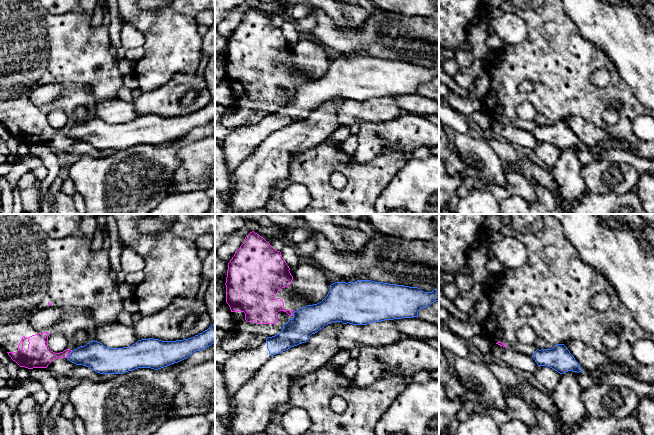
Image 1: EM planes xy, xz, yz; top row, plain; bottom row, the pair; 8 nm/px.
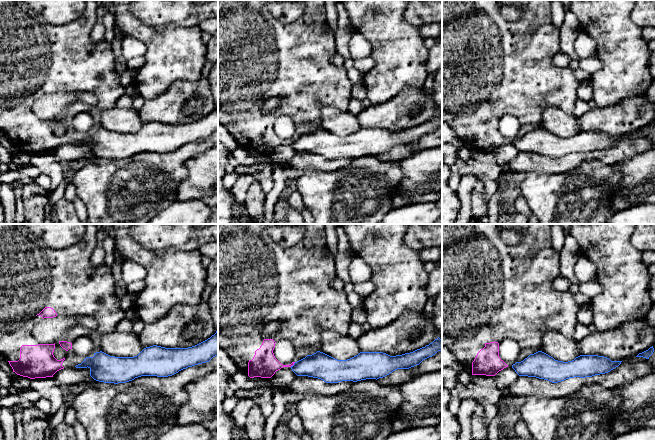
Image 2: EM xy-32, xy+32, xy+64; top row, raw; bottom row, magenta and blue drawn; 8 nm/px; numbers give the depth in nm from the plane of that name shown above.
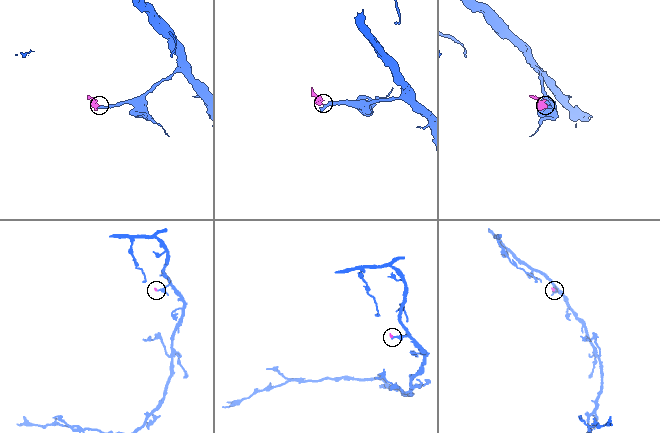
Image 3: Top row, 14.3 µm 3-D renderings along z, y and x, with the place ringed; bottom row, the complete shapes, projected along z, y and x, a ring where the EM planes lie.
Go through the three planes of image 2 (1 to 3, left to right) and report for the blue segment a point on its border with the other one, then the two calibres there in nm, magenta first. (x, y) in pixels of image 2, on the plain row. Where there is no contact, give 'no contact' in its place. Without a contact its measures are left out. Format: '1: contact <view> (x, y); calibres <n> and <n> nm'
1: no contact
2: contact xy+32 (292, 141); calibres 200 and 220 nm
3: no contact

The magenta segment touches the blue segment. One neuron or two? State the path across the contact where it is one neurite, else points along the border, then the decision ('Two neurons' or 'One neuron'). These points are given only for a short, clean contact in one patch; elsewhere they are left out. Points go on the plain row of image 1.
Boundary: xy (72, 127), (66, 133). Two neurons

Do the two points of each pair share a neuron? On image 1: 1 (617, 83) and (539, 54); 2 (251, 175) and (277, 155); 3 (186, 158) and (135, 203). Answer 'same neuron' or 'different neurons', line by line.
1: same neuron
2: same neuron
3: different neurons

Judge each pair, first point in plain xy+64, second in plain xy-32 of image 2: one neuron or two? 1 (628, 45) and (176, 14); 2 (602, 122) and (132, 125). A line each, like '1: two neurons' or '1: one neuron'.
1: two neurons
2: two neurons

